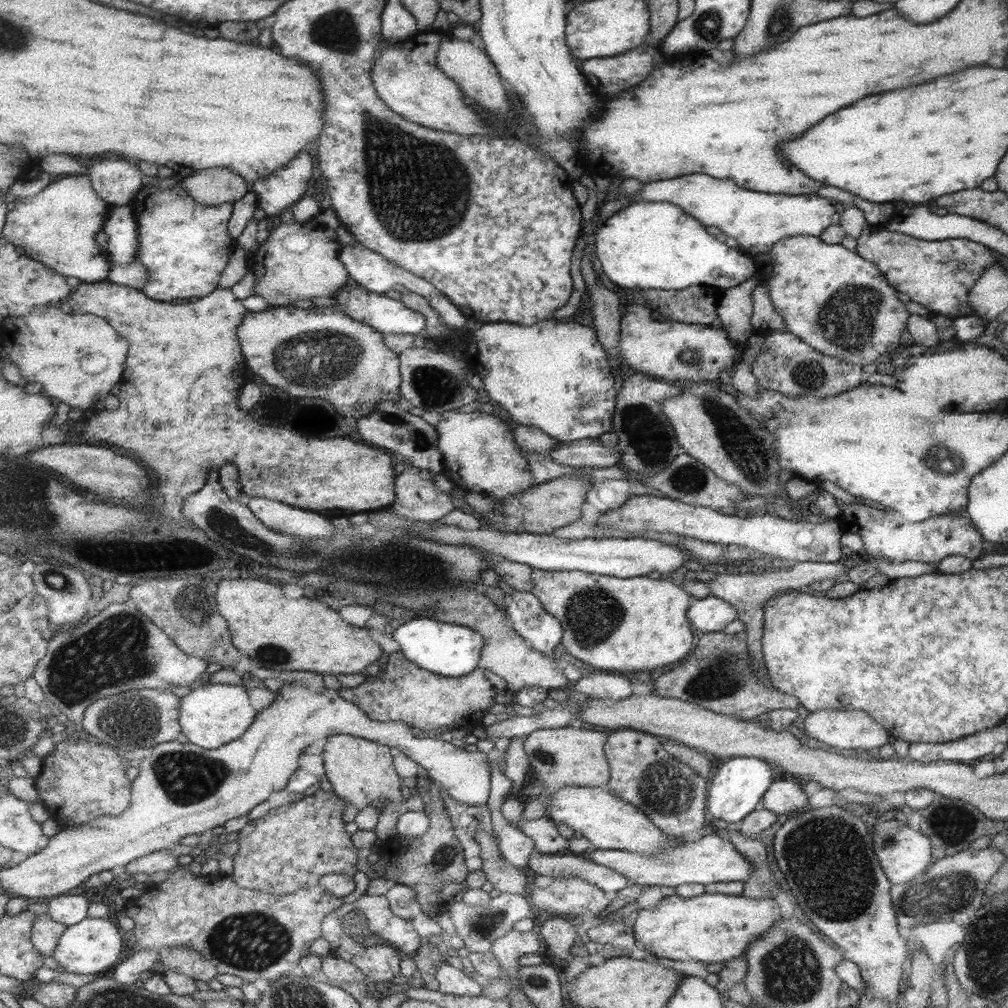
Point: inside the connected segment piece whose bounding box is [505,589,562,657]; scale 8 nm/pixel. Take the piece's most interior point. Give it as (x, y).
(528, 618)

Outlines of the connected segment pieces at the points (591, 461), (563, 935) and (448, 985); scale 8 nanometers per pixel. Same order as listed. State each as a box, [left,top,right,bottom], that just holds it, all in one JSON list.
[[548,440,618,469],[537,917,576,964],[437,966,484,997]]

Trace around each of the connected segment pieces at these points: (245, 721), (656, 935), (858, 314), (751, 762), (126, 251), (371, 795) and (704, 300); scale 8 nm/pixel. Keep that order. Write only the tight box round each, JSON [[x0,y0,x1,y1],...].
[[180,684,258,750],[630,893,779,965],[755,235,910,366],[707,757,773,826],[105,205,140,264],[323,734,403,840],[643,286,721,326]]

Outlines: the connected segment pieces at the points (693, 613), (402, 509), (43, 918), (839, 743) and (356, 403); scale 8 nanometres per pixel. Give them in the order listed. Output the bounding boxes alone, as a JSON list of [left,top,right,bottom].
[[687,595,737,634],[388,464,456,524],[32,912,67,955],[805,708,887,750],[238,305,403,420]]

